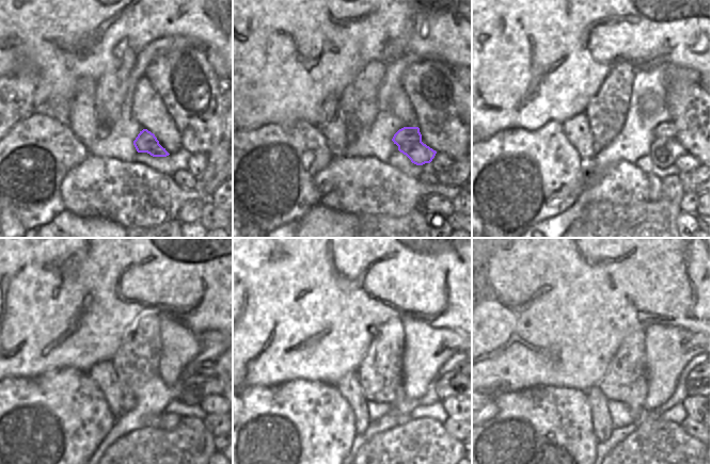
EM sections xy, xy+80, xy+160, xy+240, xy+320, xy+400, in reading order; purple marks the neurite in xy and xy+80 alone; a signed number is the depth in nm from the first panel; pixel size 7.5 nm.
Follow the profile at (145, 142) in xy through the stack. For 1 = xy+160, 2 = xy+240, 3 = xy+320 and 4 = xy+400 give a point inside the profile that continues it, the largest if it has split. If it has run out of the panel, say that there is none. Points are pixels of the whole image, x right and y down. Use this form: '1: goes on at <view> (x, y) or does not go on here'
1: goes on at xy+160 (665, 149)
2: goes on at xy+240 (196, 387)
3: goes on at xy+320 (449, 384)
4: goes on at xy+400 (689, 385)

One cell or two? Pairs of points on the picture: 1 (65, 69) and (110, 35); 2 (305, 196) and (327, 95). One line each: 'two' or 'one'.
1: one
2: two

